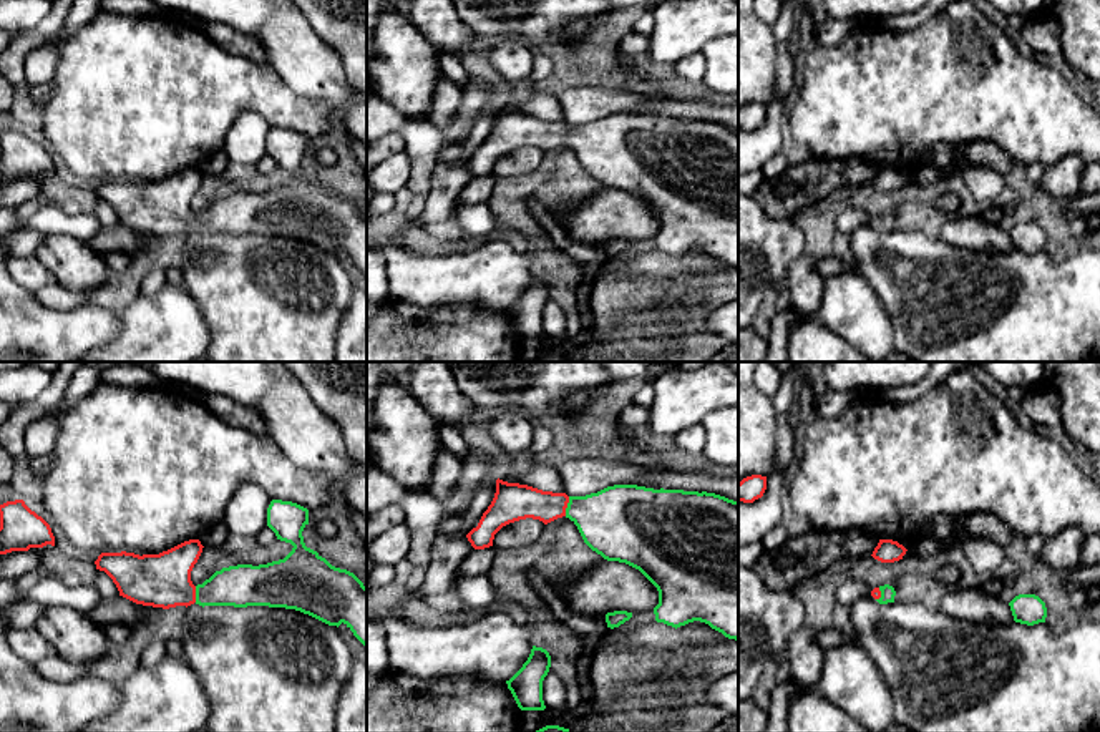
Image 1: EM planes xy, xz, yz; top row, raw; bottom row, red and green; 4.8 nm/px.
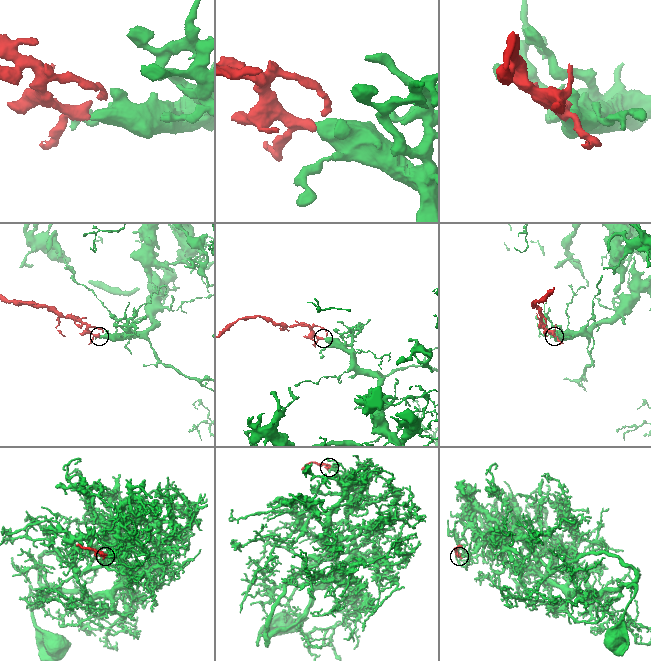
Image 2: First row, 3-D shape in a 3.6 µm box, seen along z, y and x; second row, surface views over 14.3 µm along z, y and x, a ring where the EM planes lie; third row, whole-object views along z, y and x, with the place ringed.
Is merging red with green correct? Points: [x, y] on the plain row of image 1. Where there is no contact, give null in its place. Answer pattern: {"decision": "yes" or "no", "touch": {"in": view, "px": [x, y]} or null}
{"decision": "yes", "touch": {"in": "xz", "px": [566, 135]}}

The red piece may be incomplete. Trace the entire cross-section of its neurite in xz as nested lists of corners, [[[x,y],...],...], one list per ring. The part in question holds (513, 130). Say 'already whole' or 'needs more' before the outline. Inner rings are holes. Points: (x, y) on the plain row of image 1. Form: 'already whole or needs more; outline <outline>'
needs more; outline [[[498,106],[491,133],[466,166],[475,178],[484,178],[493,174],[494,163],[509,151],[533,146],[548,153],[562,144],[577,154],[592,179],[607,189],[639,198],[657,216],[657,251],[677,257],[700,249],[738,269],[738,129],[707,120],[637,113],[614,113],[586,124],[567,124]]]

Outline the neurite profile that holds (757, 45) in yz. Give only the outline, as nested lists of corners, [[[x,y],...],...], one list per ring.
[[[738,0],[738,111],[752,103],[770,105],[778,78],[778,41],[760,20],[753,0]]]

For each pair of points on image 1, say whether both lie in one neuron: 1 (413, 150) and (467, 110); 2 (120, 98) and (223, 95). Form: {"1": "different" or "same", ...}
{"1": "same", "2": "same"}

